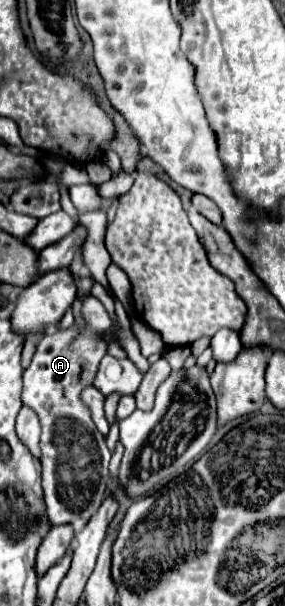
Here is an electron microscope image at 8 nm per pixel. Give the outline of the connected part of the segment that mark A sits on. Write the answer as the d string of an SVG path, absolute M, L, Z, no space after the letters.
M96 297L84 301L82 317L90 321L82 329L72 325L58 333L46 333L36 347L30 367L24 371L22 401L38 413L42 425L42 489L52 525L88 521L98 511L108 481L110 449L106 447L104 435L96 429L80 393L94 385L100 359L108 349L106 331L112 321Z

